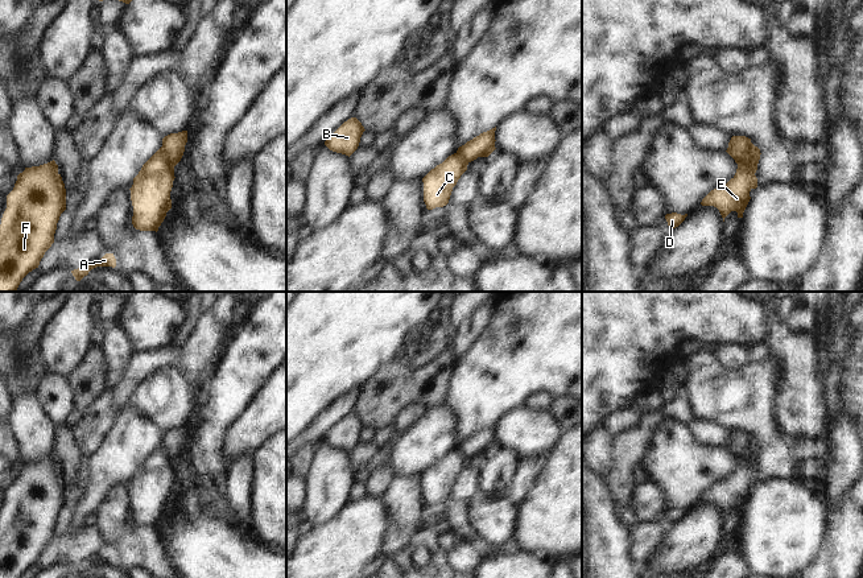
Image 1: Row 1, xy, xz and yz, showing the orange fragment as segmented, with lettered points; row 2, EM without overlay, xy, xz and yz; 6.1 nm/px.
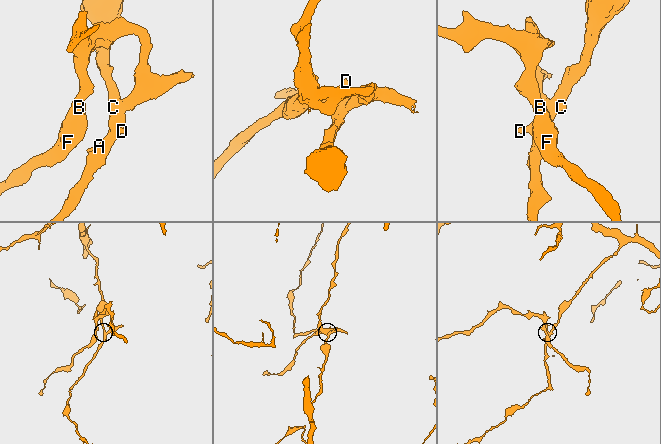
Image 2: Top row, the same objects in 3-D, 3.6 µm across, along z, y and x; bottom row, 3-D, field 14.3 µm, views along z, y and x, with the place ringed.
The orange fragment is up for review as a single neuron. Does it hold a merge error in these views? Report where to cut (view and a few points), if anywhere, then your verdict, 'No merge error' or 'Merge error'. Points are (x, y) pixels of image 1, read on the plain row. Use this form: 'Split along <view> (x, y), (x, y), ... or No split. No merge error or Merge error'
Split along xy (161, 442), (173, 463). Merge error.

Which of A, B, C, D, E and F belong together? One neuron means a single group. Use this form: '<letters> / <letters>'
A C D E / B F

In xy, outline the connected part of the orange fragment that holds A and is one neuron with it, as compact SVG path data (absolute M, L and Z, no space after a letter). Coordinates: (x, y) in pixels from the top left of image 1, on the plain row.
M106 549L95 561L86 561L78 565L71 566L77 577L80 577L88 567L96 562L116 562L116 554L113 549Z

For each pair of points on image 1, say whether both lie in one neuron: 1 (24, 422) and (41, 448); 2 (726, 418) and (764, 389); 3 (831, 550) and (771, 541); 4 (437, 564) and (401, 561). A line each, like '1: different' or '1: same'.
1: same
2: same
3: different
4: same

